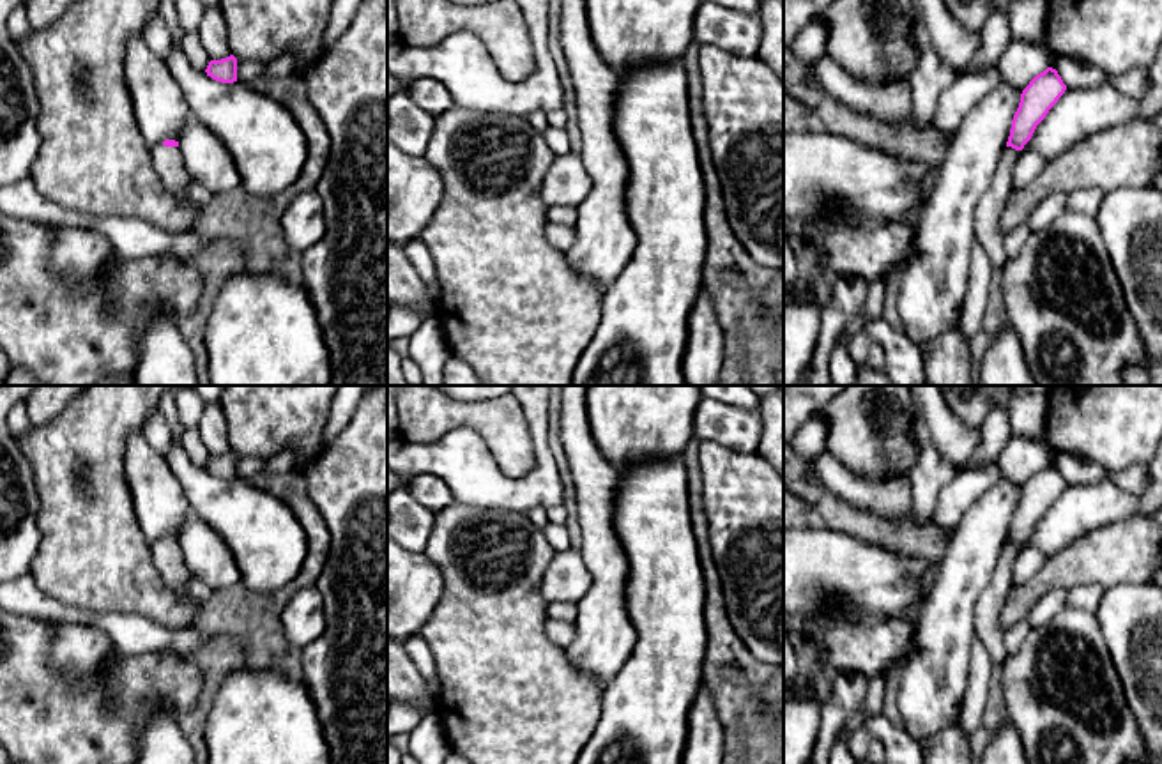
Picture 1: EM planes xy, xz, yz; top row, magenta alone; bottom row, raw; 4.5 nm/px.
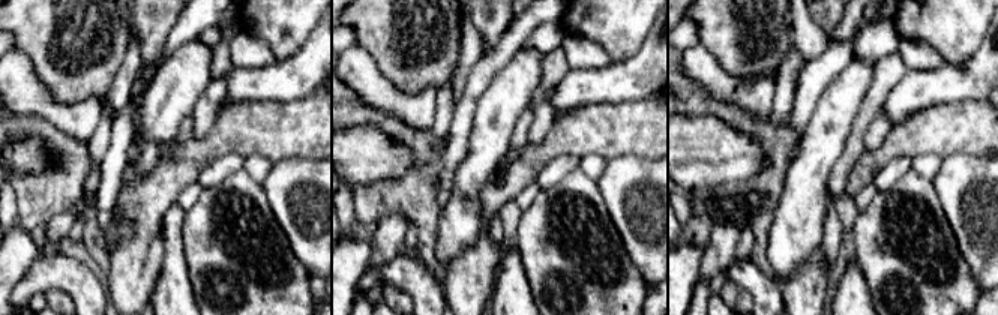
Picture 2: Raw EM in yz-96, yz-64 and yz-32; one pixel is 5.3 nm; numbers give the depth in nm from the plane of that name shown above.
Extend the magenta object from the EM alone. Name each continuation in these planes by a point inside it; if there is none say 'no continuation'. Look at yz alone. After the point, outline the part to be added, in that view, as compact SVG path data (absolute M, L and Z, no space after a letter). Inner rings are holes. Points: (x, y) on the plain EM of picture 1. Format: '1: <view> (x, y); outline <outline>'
1: yz (991, 600); outline M1012 543L1003 545L992 580L980 592L975 607L975 631L987 647L992 665L1003 665L1008 656L999 615L1008 591L1013 587L1013 562L1019 552L1021 546Z

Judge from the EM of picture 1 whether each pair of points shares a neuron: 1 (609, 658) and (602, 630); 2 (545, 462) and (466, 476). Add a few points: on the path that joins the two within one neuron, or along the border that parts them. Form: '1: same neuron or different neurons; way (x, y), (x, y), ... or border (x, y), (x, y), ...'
1: same neuron; way (603, 651), (603, 637)
2: same neuron; way (529, 483), (526, 487), (487, 487)

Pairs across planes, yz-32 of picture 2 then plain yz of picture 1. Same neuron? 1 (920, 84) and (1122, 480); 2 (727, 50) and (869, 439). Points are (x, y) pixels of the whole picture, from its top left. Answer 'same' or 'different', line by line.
1: different
2: same

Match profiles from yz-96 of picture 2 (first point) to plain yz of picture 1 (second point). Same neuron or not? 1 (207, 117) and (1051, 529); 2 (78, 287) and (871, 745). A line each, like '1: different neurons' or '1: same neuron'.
1: different neurons
2: different neurons

